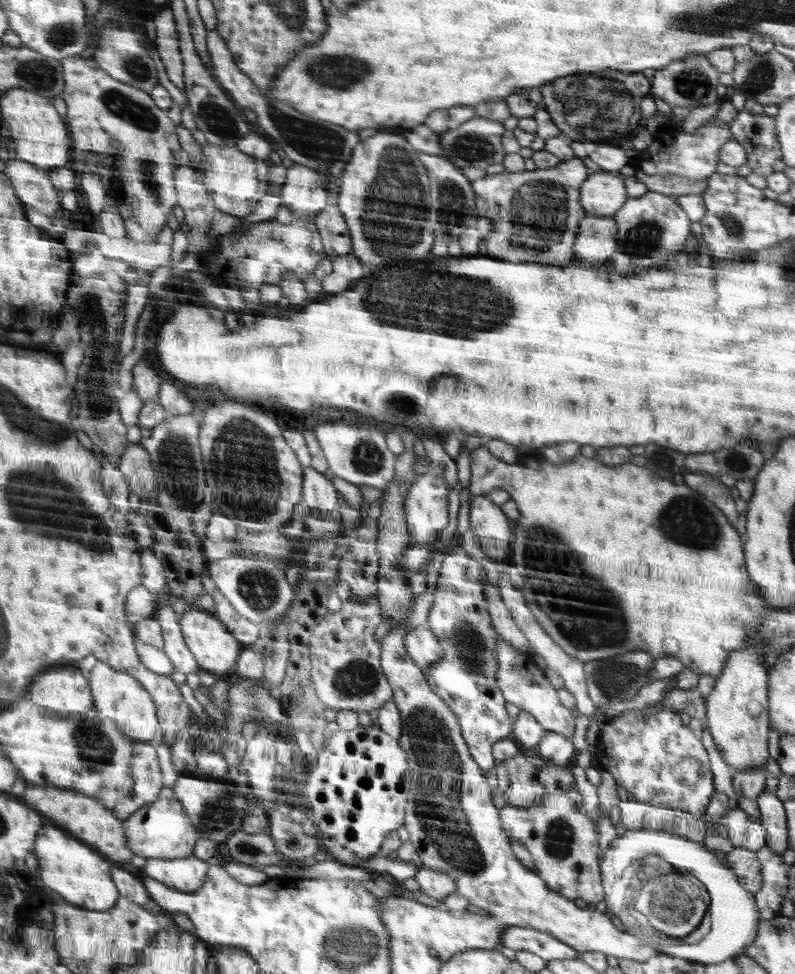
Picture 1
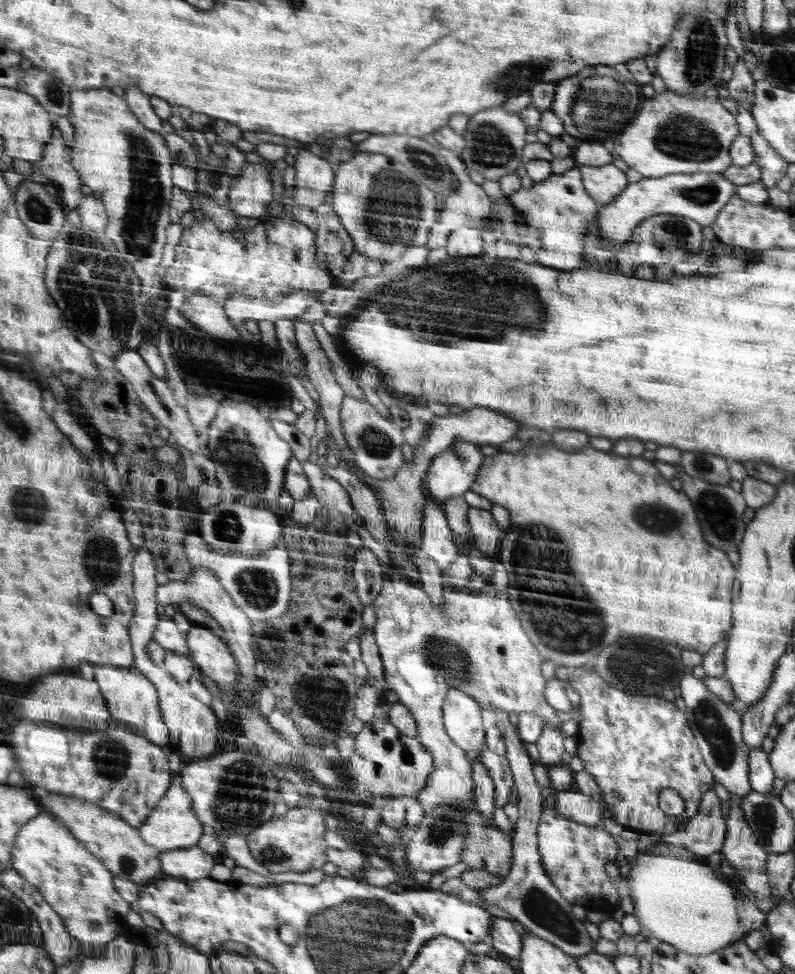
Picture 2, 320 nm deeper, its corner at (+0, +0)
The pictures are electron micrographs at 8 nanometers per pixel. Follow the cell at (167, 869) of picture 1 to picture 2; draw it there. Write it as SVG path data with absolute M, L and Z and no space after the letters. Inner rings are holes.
M199 845L186 850L164 851L160 858L166 876L188 882L208 879L212 866L216 864L214 858Z

